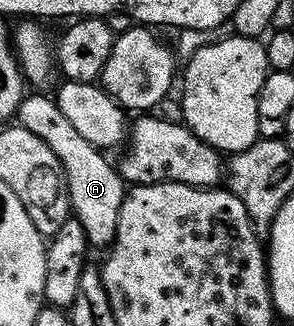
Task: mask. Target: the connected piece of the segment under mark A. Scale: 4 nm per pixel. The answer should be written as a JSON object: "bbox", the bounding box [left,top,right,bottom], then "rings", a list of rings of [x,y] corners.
{"bbox":[16,94,127,249],"rings":[[[29,94],[17,107],[16,123],[20,127],[31,130],[31,134],[43,138],[51,150],[55,150],[55,158],[61,163],[61,173],[65,176],[65,185],[69,191],[69,207],[72,215],[83,226],[85,237],[94,249],[104,249],[112,244],[117,233],[119,210],[125,201],[127,181],[120,171],[108,160],[102,149],[92,145],[86,138],[71,126],[70,119],[59,110],[56,99],[52,95]]]}

